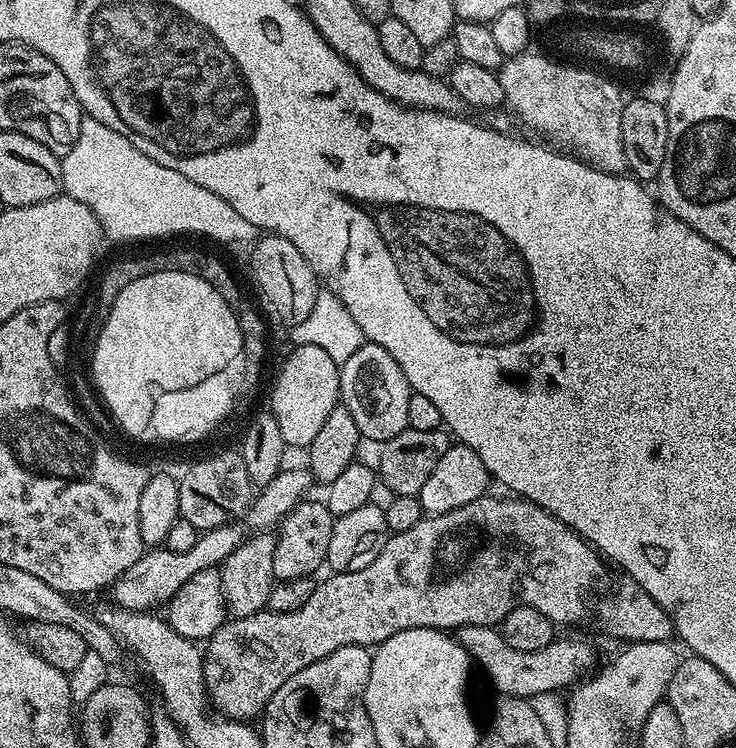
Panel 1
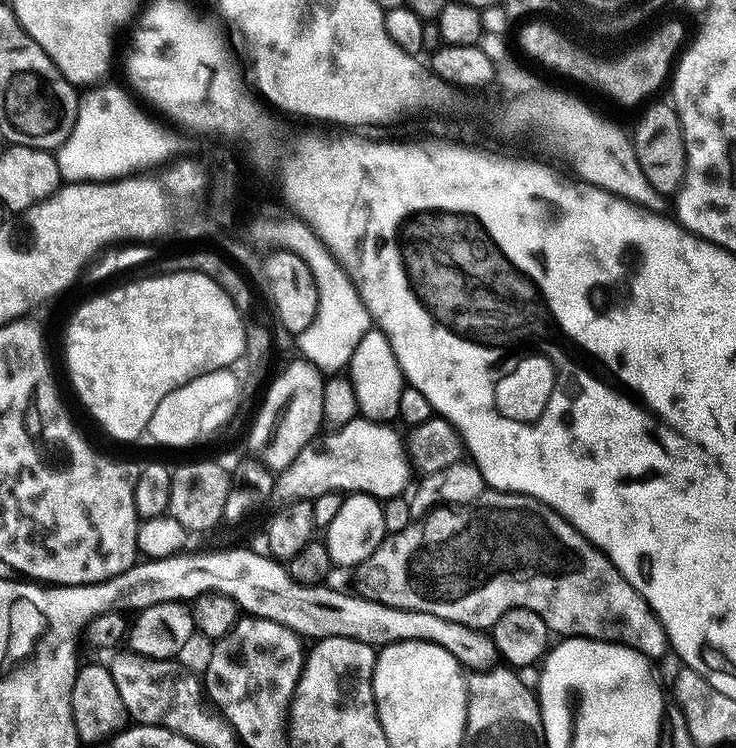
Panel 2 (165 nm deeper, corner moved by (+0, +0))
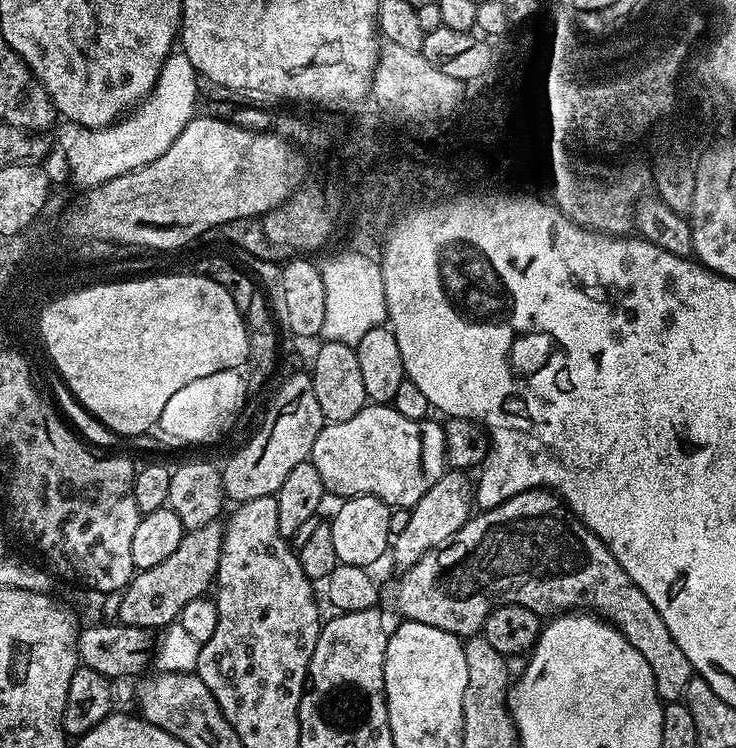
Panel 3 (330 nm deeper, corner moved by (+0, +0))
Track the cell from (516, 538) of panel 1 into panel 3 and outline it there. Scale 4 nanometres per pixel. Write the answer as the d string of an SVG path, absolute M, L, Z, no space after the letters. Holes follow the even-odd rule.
M551 491L519 492L498 506L477 511L469 516L451 540L431 548L422 554L422 558L418 558L418 562L407 565L401 572L404 573L392 592L392 604L404 620L422 622L426 626L467 638L483 629L486 618L499 604L517 604L541 618L587 610L617 628L626 642L630 642L630 646L634 646L634 650L650 662L661 701L683 701L686 686L694 675L691 662L686 654L682 654L678 642L674 642L670 630L666 630L662 614L654 610L654 602L650 602L650 598L646 598L646 594L642 594L642 590L632 581L630 574L622 570L618 558L614 558L610 549Z

